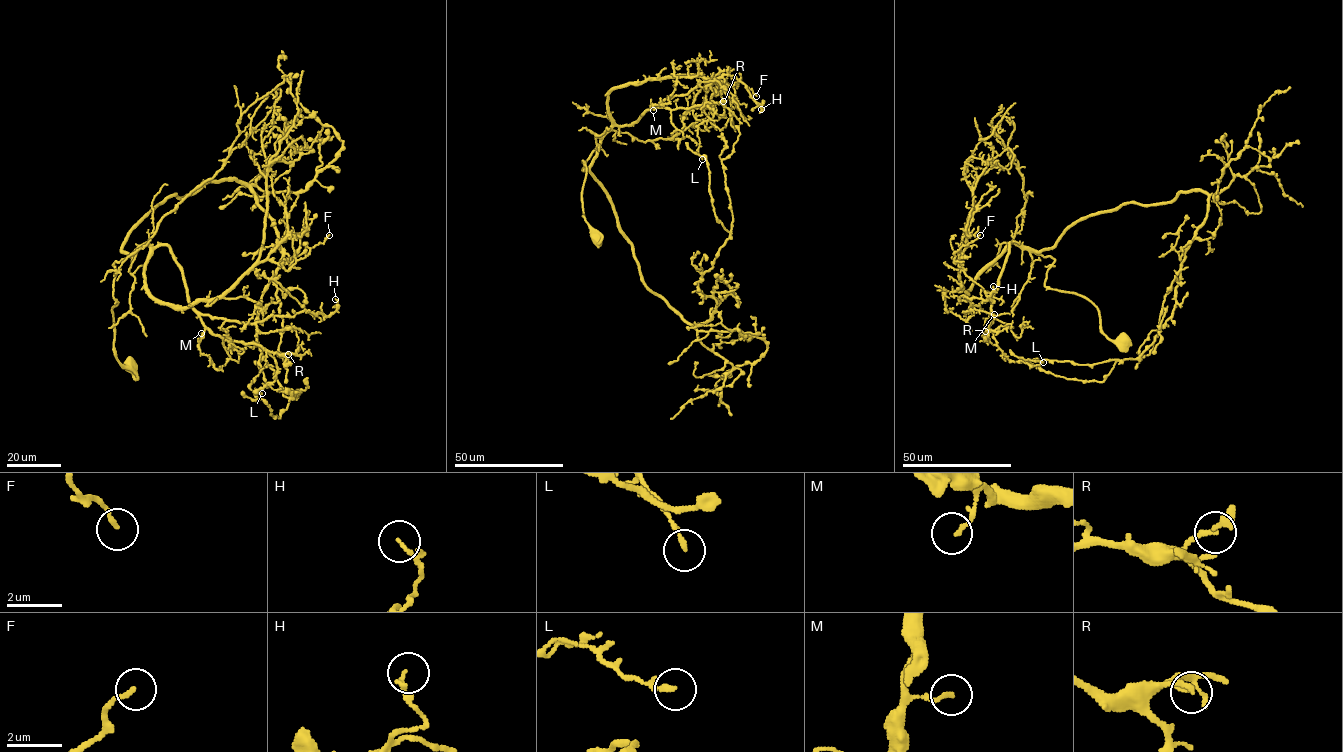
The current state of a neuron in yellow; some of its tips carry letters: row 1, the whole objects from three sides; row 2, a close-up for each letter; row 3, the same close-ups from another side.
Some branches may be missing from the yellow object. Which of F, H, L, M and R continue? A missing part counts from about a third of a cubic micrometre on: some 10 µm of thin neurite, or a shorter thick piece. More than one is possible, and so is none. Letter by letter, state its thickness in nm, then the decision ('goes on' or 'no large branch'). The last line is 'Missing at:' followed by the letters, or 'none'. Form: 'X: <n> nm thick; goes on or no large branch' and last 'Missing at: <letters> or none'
F: 140 nm thick; no large branch
H: 110 nm thick; no large branch
L: 160 nm thick; no large branch
M: 120 nm thick; no large branch
R: 180 nm thick; no large branch
Missing at: none

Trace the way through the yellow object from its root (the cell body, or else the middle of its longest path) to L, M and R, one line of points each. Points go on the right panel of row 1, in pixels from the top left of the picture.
L: (1123, 340), (1103, 332), (1087, 299), (1045, 286), (1054, 259), (1009, 243), (988, 328), (1009, 360), (1043, 362)
M: (1123, 340), (1103, 332), (1087, 299), (1045, 286), (1054, 259), (1014, 243), (992, 299), (994, 314)
R: (1123, 340), (1111, 340), (1103, 332), (1099, 311), (1087, 299), (1045, 286), (1054, 259), (1009, 243), (985, 331)

